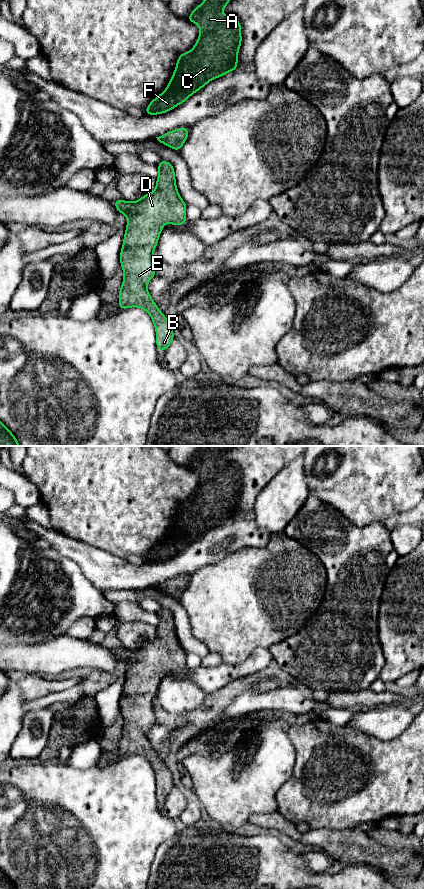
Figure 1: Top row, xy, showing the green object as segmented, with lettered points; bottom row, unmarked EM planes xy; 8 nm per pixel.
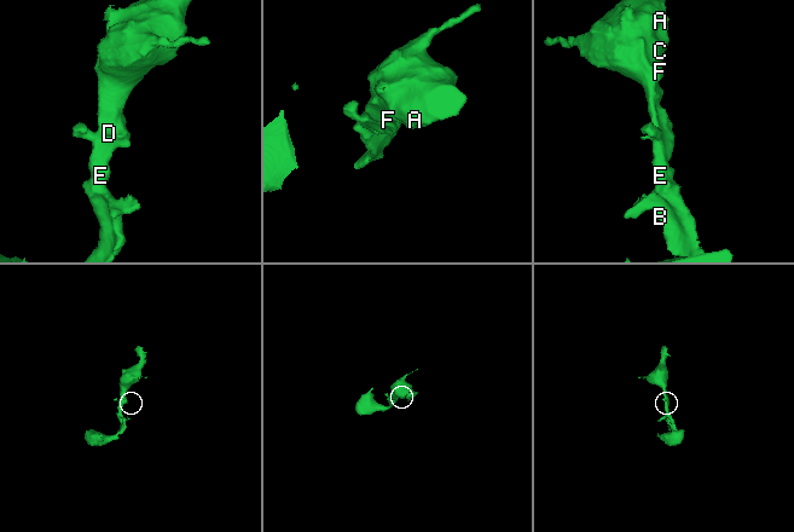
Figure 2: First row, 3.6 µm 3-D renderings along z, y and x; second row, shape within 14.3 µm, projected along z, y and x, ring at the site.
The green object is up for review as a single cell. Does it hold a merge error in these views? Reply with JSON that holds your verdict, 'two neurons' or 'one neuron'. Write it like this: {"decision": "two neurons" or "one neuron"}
{"decision": "one neuron"}

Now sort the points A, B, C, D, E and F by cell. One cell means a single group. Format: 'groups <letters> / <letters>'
groups A B C D E F

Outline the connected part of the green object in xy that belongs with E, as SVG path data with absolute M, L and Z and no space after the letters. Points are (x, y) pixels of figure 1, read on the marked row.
M162 159L157 167L159 176L156 179L156 189L153 192L145 194L136 202L119 199L113 201L113 204L121 214L128 217L123 246L120 251L120 263L124 272L124 279L119 290L119 309L139 307L148 312L156 330L156 346L160 353L163 353L173 342L174 331L147 290L147 283L156 275L152 254L157 247L165 223L181 226L188 219L186 217L187 204L182 200L177 190L173 165Z

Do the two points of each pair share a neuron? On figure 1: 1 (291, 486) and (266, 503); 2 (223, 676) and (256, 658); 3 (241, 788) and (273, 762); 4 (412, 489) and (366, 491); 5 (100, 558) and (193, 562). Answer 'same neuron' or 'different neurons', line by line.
1: same neuron
2: same neuron
3: same neuron
4: same neuron
5: same neuron

